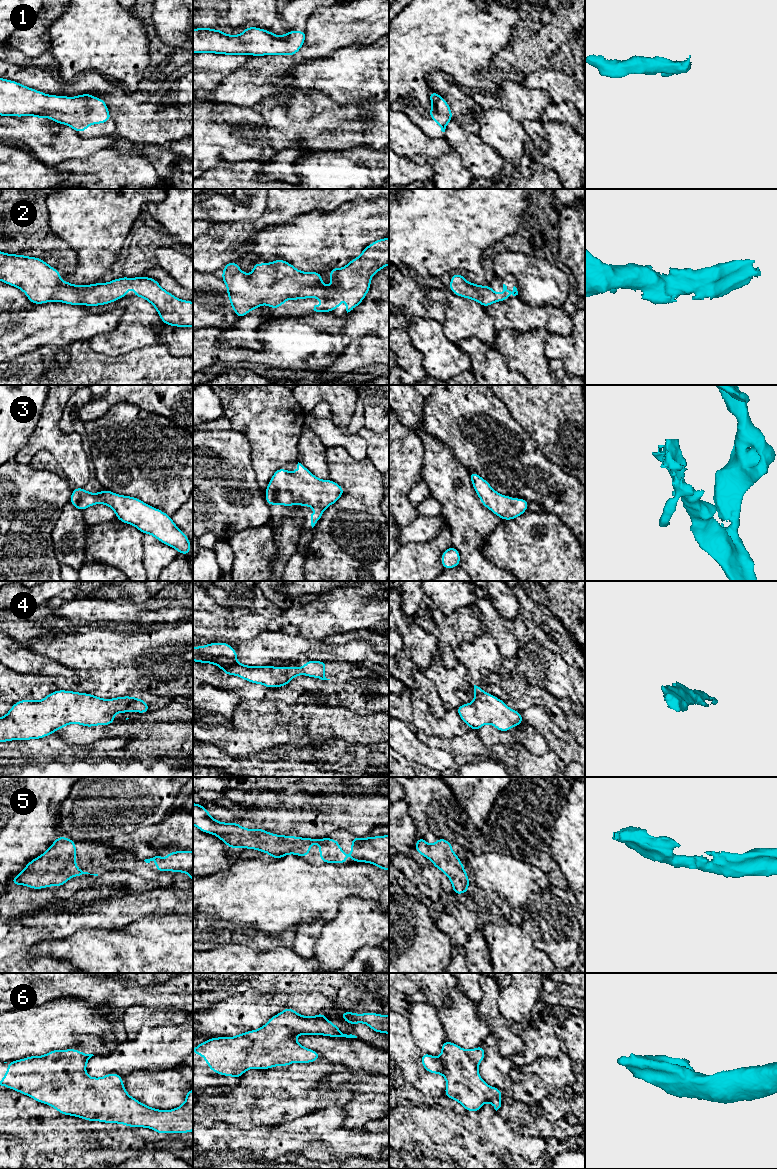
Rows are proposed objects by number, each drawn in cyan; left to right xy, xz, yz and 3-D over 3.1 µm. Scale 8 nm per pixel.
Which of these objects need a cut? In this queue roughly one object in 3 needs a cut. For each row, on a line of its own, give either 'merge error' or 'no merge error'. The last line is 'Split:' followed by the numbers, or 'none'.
1: no merge error
2: no merge error
3: no merge error
4: no merge error
5: no merge error
6: no merge error
Split: none

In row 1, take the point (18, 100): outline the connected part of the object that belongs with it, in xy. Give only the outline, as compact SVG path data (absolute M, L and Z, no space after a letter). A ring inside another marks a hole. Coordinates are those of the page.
M0 78L0 116L50 118L55 123L70 126L77 133L86 132L89 125L112 120L105 99L98 99L93 94L81 94L75 97L48 95L3 78Z

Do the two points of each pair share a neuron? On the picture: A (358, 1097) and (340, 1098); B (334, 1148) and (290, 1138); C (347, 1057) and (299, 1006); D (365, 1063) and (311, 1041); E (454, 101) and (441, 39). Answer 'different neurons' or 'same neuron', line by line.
A: different neurons
B: same neuron
C: different neurons
D: same neuron
E: different neurons

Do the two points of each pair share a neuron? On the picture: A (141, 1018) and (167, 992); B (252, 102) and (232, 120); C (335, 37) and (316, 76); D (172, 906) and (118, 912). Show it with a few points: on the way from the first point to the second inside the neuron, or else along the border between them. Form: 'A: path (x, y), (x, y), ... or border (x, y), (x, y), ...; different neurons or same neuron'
A: border (128, 1007), (143, 1005), (173, 1006), (175, 1008); different neurons
B: border (223, 102), (255, 108); different neurons
C: border (317, 57), (315, 59); different neurons
D: path (159, 906), (131, 907); same neuron

